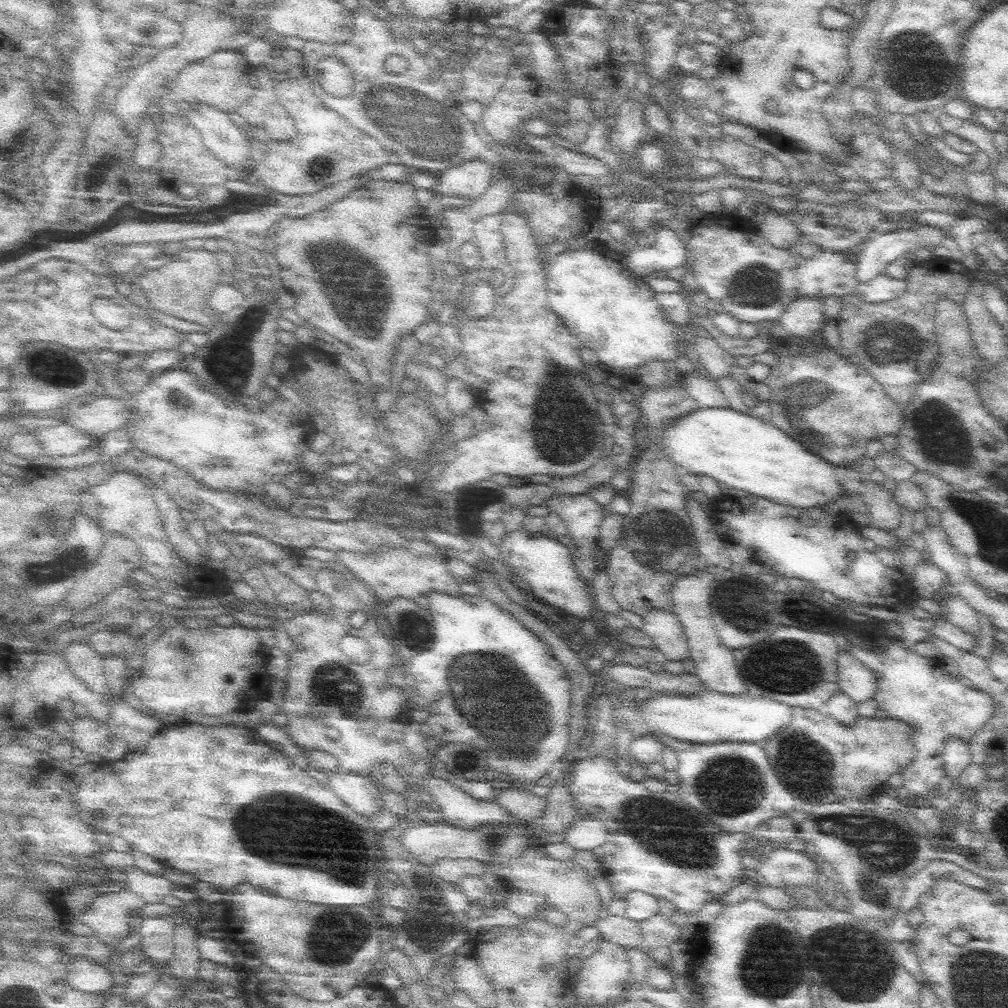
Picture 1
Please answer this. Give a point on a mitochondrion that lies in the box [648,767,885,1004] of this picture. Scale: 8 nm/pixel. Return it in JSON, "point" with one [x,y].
{"point":[774,966]}

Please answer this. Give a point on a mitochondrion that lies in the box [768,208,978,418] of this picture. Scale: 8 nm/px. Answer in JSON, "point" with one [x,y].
{"point":[888,342]}

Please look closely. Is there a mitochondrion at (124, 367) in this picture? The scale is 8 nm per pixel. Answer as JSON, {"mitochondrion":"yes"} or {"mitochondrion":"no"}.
{"mitochondrion":"no"}

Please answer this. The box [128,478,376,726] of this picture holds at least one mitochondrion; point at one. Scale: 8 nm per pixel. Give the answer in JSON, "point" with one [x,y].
{"point":[337,685]}

